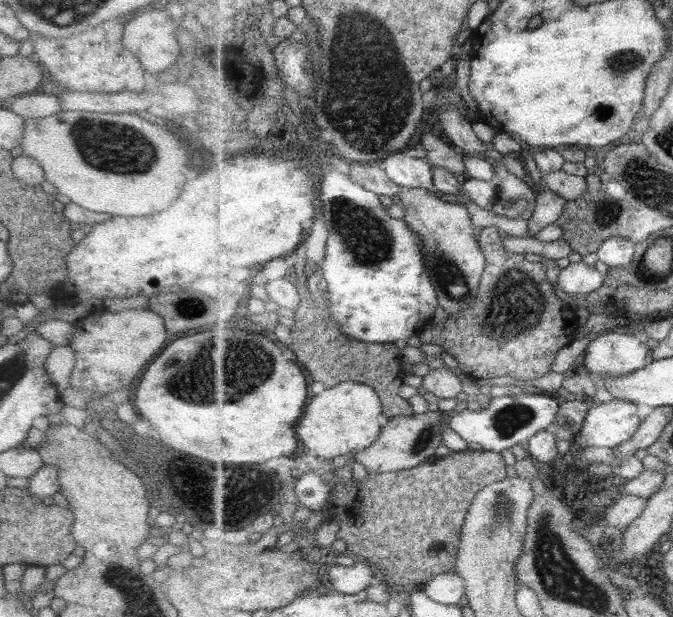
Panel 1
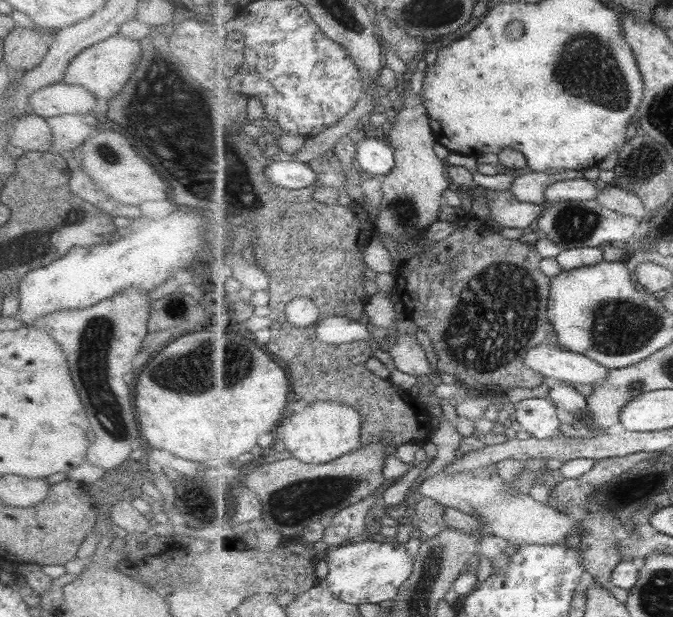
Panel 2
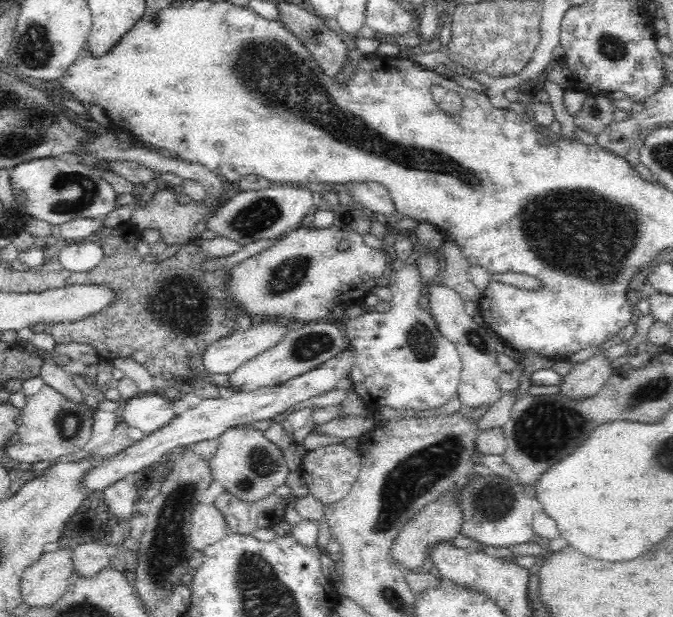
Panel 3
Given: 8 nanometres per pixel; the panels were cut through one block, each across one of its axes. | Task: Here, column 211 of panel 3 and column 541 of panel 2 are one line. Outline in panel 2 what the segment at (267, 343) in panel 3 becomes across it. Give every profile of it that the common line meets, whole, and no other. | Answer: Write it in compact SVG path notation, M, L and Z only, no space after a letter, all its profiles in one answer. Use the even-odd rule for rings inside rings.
M560 345L537 346L526 356L527 367L544 374L547 381L570 385L593 384L603 386L609 369L591 357L567 351Z

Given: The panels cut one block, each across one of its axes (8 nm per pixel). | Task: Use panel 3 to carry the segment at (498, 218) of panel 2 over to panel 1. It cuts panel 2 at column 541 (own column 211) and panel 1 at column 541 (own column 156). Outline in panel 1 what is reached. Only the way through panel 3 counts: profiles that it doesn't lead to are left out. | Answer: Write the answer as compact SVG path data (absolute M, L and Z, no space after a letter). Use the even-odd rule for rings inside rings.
M545 188L536 196L536 207L531 217L527 220L527 226L531 236L539 234L549 224L557 222L562 216L567 200L560 194Z

